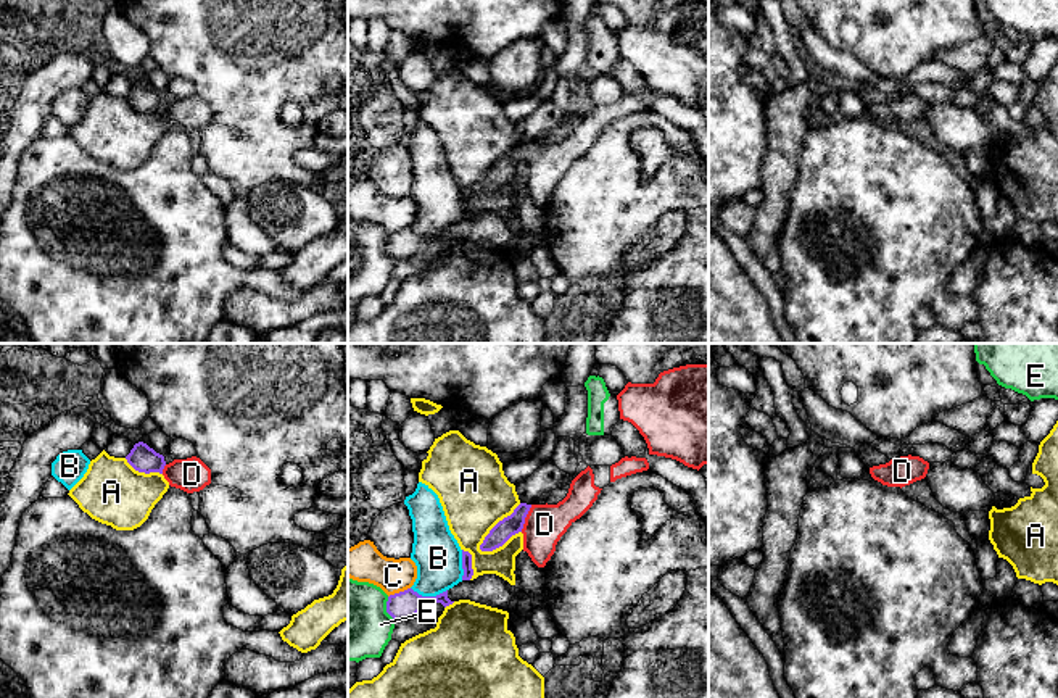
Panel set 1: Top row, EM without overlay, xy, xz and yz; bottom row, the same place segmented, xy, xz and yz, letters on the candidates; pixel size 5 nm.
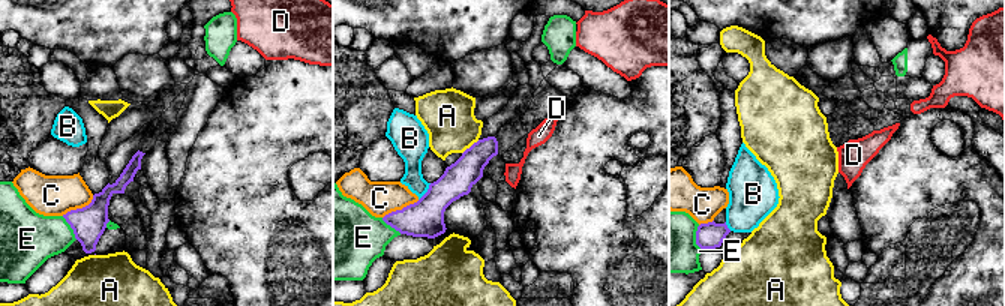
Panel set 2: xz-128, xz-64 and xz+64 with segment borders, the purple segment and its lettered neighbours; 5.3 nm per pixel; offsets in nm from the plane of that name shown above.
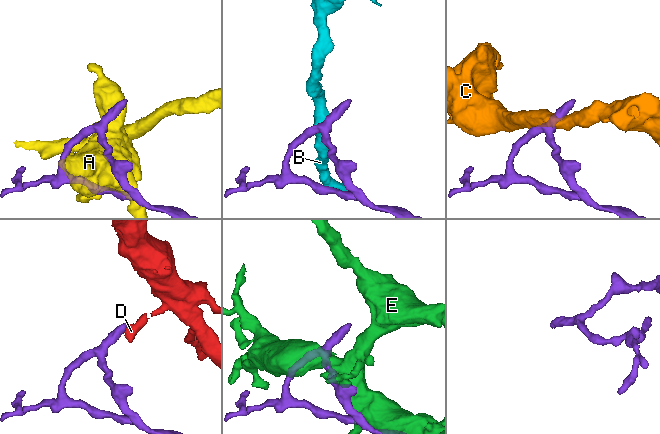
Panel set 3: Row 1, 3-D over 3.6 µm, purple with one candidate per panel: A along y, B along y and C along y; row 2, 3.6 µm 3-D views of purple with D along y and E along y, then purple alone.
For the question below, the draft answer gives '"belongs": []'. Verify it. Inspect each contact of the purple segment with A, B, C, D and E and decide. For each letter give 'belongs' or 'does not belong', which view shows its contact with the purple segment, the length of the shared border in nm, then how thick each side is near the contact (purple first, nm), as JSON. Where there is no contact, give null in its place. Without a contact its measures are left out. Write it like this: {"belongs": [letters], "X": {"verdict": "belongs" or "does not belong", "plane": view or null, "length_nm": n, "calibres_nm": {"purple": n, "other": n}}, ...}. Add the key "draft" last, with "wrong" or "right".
{"belongs": ["D"], "A": {"verdict": "does not belong", "plane": "xz", "length_nm": 320, "calibres_nm": {"purple": 100, "other": 360}}, "B": {"verdict": "does not belong", "plane": "xz", "length_nm": 180, "calibres_nm": {"purple": 140, "other": 240}}, "C": {"verdict": "does not belong", "plane": "xz", "length_nm": 120, "calibres_nm": {"purple": 140, "other": 190}}, "D": {"verdict": "belongs", "plane": "xz", "length_nm": 150, "calibres_nm": {"purple": 100, "other": 200}}, "E": {"verdict": "does not belong", "plane": "xz", "length_nm": 140, "calibres_nm": {"purple": 140, "other": 400}}, "draft": "wrong"}

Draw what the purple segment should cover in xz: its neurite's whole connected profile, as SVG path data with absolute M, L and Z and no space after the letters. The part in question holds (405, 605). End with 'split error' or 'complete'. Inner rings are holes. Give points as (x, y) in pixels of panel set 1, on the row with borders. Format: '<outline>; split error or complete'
M412 588L388 596L386 613L396 621L415 617L422 609L430 605L441 603L444 608L453 605L448 598L448 590L436 596L422 596Z; complete

